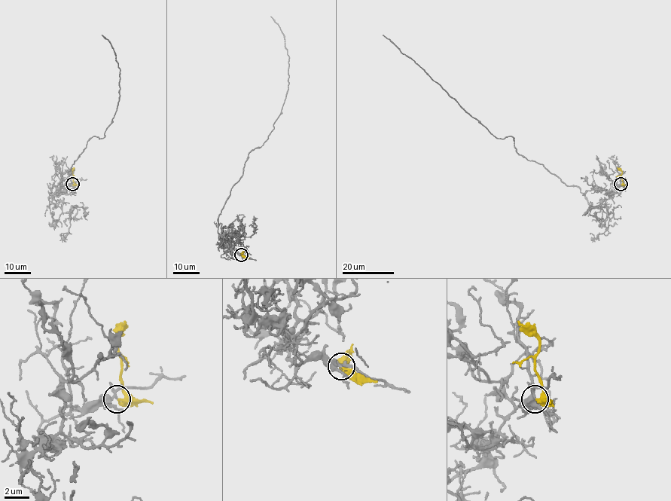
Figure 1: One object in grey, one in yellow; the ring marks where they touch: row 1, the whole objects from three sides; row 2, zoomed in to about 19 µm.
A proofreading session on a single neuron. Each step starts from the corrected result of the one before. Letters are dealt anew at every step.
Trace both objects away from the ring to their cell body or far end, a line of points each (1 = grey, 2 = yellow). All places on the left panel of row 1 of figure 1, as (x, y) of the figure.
1: (72, 184), (60, 187), (49, 207), (51, 188), (92, 136), (105, 135), (116, 110), (120, 68), (102, 35)
2: (72, 184), (74, 183), (73, 167)

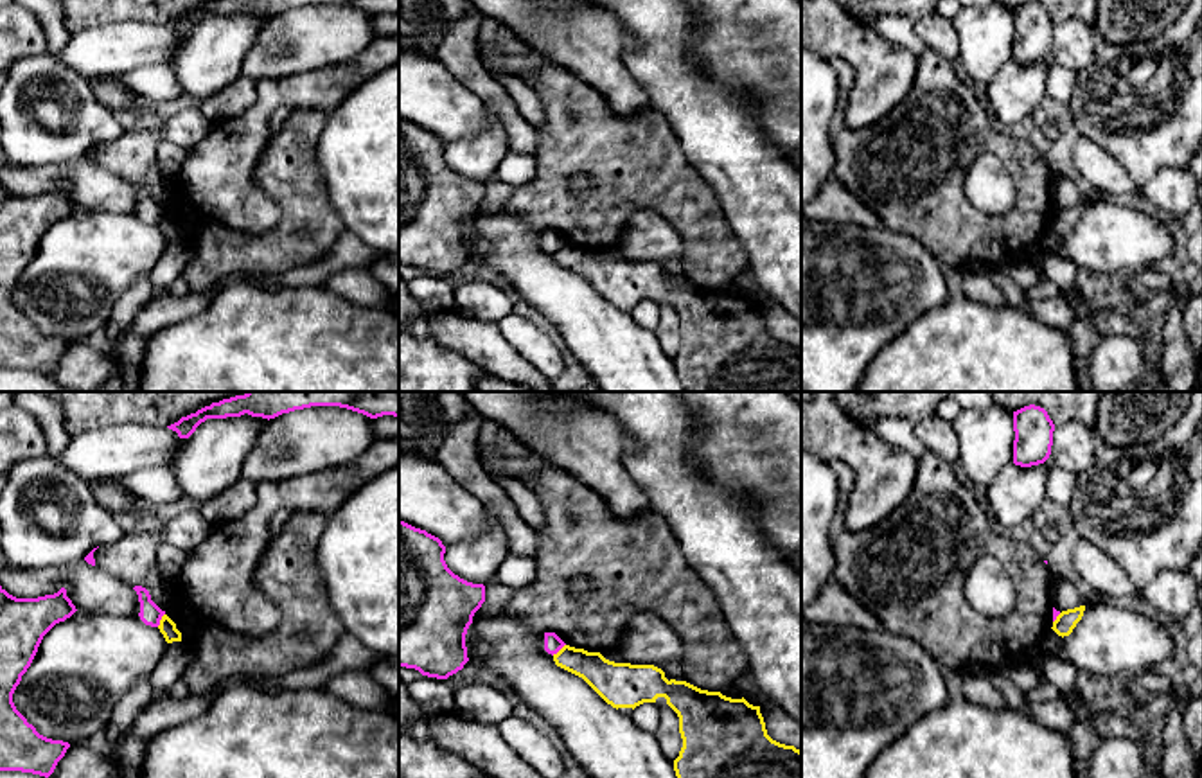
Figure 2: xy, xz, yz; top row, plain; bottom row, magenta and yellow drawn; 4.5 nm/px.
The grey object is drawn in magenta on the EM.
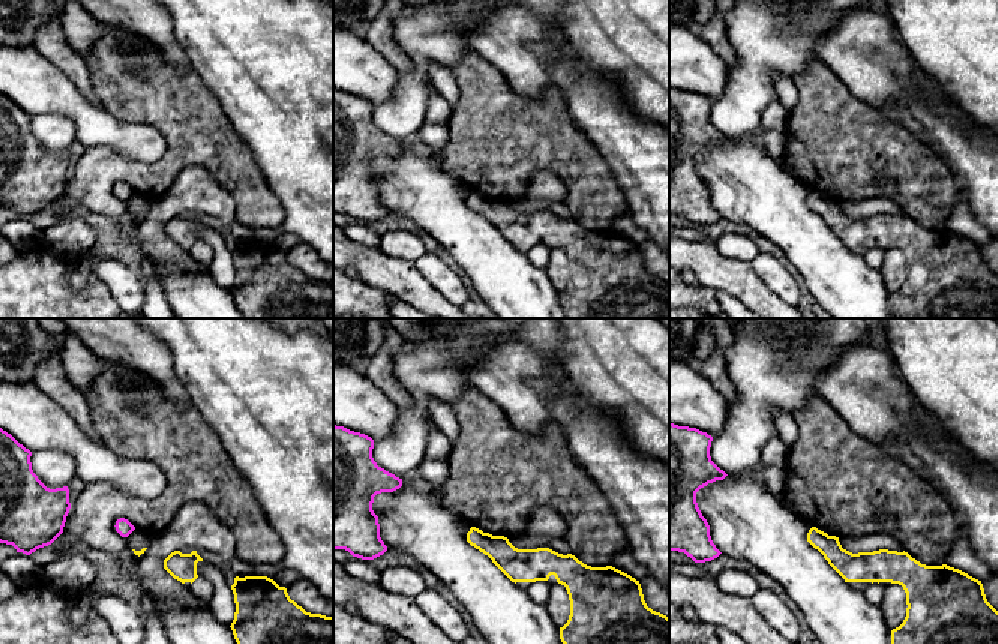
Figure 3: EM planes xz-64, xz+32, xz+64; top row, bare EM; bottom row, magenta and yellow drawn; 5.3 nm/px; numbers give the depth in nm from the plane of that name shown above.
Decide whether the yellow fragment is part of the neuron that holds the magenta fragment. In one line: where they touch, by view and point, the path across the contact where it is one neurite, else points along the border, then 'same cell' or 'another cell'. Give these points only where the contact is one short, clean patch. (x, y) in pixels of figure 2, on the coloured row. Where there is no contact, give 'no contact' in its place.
xy (160, 618) | along xy (164, 613), (157, 626) | another cell

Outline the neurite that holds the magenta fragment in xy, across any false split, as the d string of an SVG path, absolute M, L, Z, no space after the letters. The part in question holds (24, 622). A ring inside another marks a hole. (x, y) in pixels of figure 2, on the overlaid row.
M0 586L0 771L49 778L70 747L40 735L16 710L13 694L43 636L75 611L65 588L54 595L16 598Z

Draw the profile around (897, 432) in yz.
M875 419L864 420L862 426L870 431L875 431L895 447L913 455L916 460L927 451L925 446L916 438L913 424L909 420Z

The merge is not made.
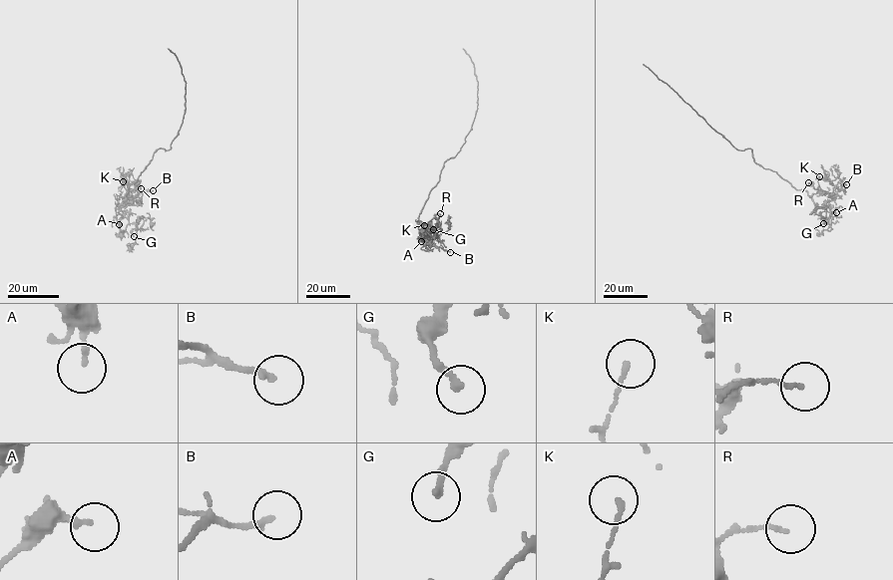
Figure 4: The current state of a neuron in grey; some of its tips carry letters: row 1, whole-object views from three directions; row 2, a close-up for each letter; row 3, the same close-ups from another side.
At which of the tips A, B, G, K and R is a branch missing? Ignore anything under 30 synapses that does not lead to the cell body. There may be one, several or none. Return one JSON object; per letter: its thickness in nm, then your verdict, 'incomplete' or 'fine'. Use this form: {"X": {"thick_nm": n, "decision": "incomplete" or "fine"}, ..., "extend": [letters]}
{"A": {"thick_nm": 170, "decision": "fine"}, "B": {"thick_nm": 180, "decision": "fine"}, "G": {"thick_nm": 190, "decision": "fine"}, "K": {"thick_nm": 140, "decision": "fine"}, "R": {"thick_nm": 110, "decision": "fine"}, "extend": []}

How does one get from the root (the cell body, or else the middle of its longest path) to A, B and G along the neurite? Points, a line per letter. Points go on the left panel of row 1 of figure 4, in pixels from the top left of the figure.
A: (150, 162), (118, 199), (116, 217), (121, 234), (119, 224)
B: (150, 162), (128, 186), (128, 192), (119, 198), (116, 218), (129, 196), (153, 190)
G: (150, 162), (116, 204), (116, 218), (121, 210), (130, 223), (138, 222), (132, 230), (134, 236)

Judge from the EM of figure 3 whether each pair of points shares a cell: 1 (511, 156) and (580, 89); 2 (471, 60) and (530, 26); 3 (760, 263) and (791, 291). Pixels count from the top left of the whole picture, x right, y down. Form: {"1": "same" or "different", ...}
{"1": "different", "2": "different", "3": "same"}

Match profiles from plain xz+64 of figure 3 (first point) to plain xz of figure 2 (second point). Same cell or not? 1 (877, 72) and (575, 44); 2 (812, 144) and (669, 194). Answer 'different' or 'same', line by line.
1: same
2: same

